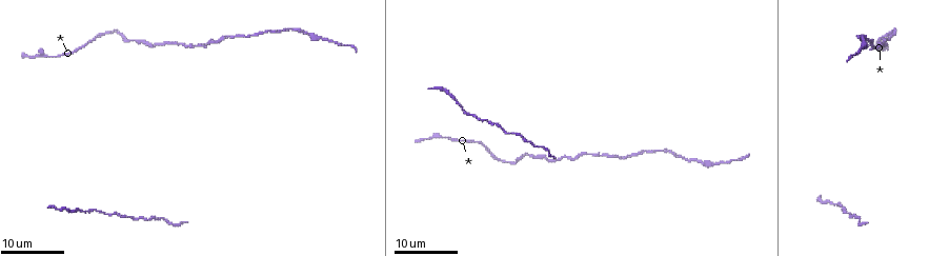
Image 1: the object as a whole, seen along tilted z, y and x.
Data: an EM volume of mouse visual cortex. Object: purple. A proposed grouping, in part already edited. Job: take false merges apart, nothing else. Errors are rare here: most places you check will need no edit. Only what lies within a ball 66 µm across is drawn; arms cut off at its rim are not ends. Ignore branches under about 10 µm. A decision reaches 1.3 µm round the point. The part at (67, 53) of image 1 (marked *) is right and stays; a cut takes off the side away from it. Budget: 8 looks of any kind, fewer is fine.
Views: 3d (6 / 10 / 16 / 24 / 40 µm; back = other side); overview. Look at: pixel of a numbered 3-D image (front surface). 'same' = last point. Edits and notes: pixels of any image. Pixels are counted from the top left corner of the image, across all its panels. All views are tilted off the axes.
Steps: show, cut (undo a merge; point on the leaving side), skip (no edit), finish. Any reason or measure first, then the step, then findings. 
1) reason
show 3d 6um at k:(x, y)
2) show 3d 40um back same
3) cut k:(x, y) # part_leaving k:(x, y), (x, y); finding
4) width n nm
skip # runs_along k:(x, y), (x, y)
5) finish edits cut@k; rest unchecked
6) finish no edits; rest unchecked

sudden change in width
show 3d 24um at 1:(48, 56)

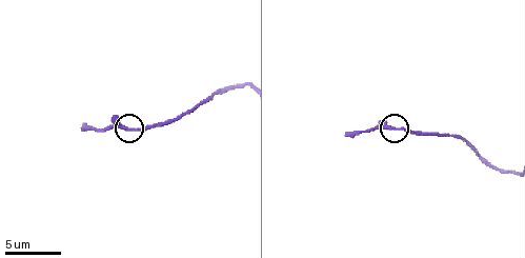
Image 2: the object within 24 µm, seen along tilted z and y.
closer look
show 3d 6um at 2:(396, 128)

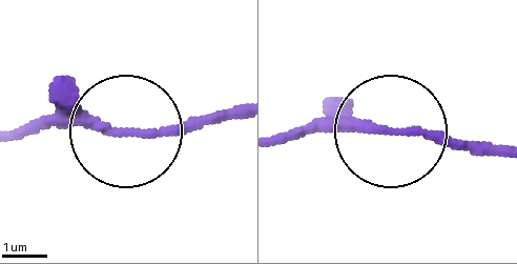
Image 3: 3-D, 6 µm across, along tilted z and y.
skip # runs_along 3:(232, 108), (162, 132), (22, 137); continuous, no second neuron

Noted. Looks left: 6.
sudden change in width
show 3d 16um at 1:(149, 44)

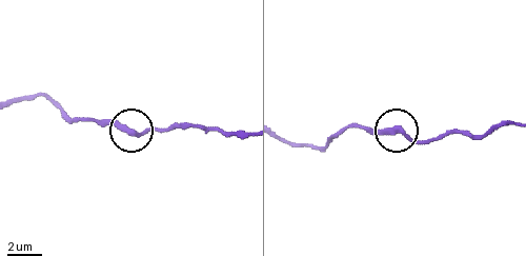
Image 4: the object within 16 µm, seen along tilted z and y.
show 3d 6um at 4:(134, 130)

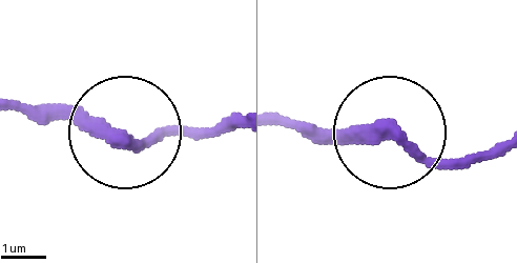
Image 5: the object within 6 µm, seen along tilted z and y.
skip # runs_along 5:(285, 121), (383, 135), (437, 158), (490, 158); all the same neuron

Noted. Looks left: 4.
sudden change in width
show 3d 16um at 1:(613, 157)

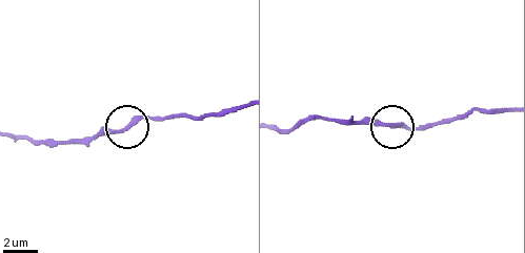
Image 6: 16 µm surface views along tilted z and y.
closer look
show 3d 10um at 6:(124, 129)

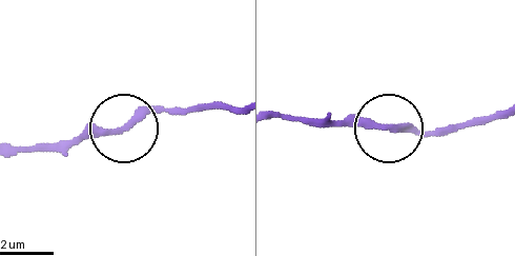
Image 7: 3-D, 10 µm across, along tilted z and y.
show 3d 10um back at 7:(392, 127)

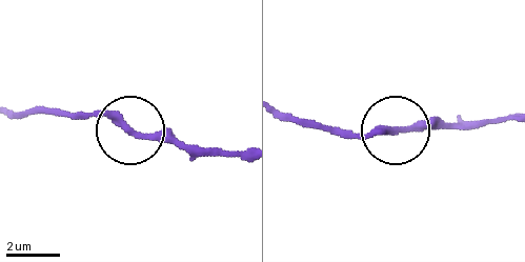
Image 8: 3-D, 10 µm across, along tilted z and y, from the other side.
skip # runs_along 8:(509, 119), (331, 132); continuous, no second neuron

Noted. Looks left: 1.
finish no edits; rest unchecked

